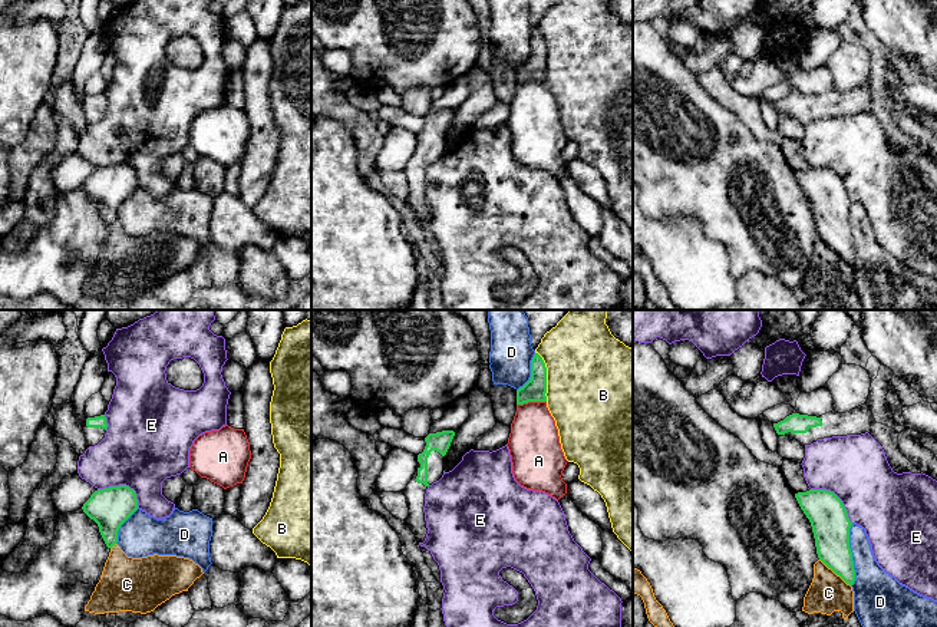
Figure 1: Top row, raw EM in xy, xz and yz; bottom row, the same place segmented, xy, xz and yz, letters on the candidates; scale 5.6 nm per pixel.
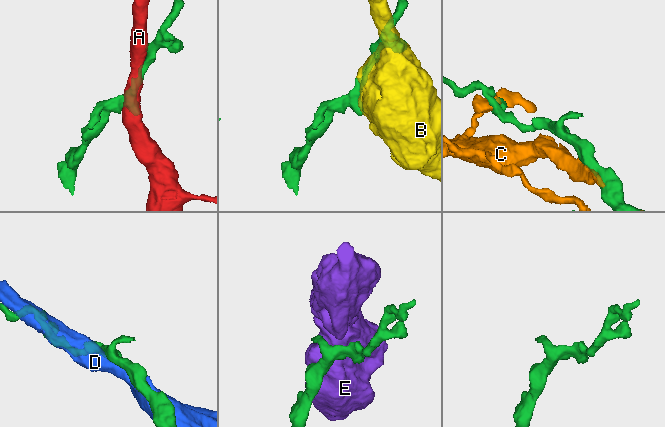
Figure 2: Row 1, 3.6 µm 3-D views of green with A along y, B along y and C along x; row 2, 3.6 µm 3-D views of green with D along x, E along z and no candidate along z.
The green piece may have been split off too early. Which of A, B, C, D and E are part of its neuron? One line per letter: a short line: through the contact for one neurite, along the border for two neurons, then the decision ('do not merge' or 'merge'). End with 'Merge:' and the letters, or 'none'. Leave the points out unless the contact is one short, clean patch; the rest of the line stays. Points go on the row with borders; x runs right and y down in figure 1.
A: do not merge
B: do not merge
C: do not merge
D: do not merge
E: do not merge
Merge: none

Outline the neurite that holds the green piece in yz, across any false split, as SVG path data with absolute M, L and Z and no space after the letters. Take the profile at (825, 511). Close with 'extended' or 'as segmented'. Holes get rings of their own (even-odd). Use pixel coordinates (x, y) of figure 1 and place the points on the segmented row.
M827 489L798 492L795 498L811 522L818 558L847 584L852 585L855 581L849 548L852 522L842 501Z; as segmented

